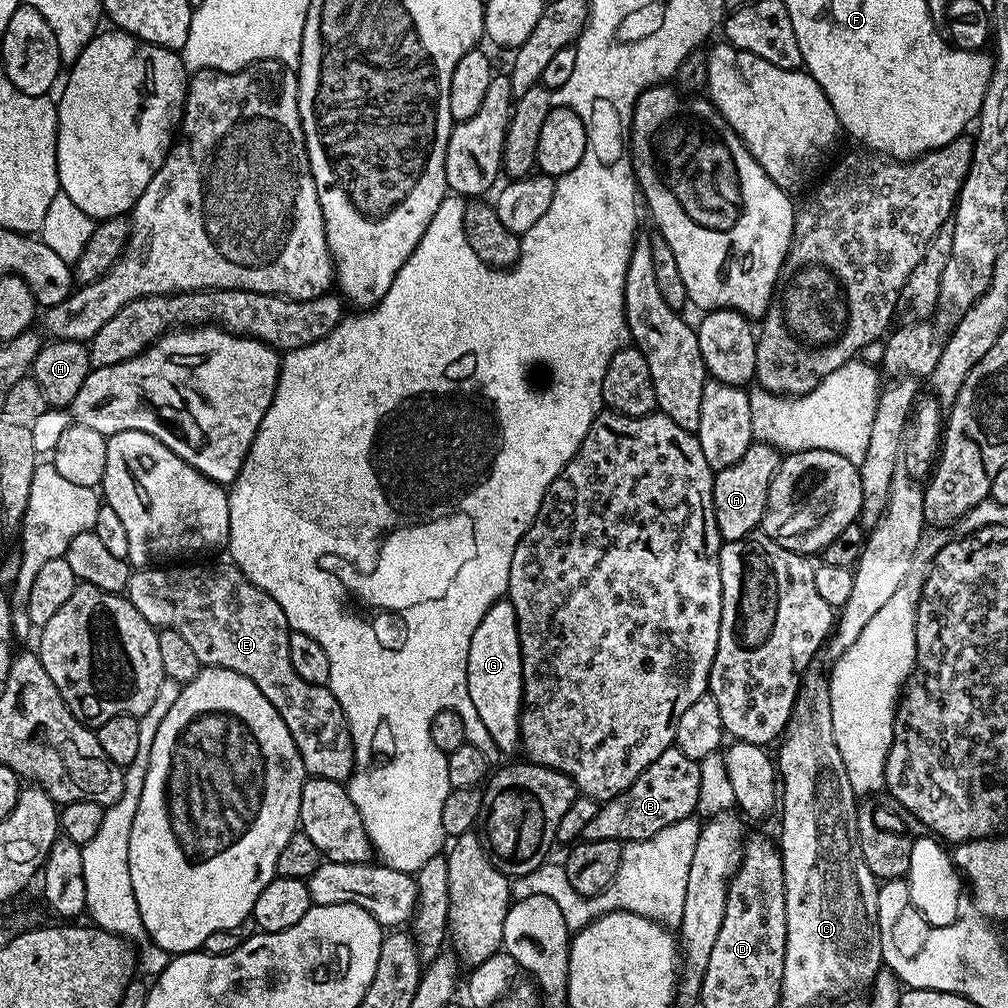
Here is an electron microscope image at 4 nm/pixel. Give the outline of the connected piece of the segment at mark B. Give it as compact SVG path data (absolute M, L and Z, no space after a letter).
M675 746L667 748L622 794L603 801L598 814L594 814L591 822L586 822L583 839L590 840L645 840L658 830L666 830L674 822L693 815L698 802L698 778L700 777L700 761L686 758L682 750Z

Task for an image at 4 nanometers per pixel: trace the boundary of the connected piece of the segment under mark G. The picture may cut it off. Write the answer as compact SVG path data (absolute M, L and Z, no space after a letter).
M497 600L486 610L482 622L478 622L478 630L474 630L474 638L470 638L468 651L468 693L470 702L474 702L474 710L478 710L478 718L490 730L490 738L498 745L501 753L517 751L520 742L520 706L524 703L524 679L522 678L522 658L520 657L520 635L516 629L516 611L511 600Z

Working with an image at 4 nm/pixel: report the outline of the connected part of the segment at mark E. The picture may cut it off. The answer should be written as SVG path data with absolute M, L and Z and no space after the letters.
M188 562L183 566L153 566L135 569L128 577L126 598L132 603L134 610L138 610L138 614L142 614L142 618L146 618L146 622L150 622L153 628L157 630L172 628L178 634L182 634L182 638L186 638L186 642L194 650L194 654L198 654L201 665L234 670L238 674L250 678L250 682L254 682L254 686L258 686L258 690L262 690L262 694L266 694L266 698L274 706L274 710L278 710L282 722L286 722L286 730L290 730L290 734L294 738L294 746L298 746L298 754L304 763L304 771L309 777L317 776L318 778L330 778L341 782L347 781L356 766L356 759L354 758L352 735L348 729L346 714L342 710L342 706L338 706L338 698L334 698L334 694L328 687L322 684L311 684L306 682L306 678L298 678L298 674L294 674L294 666L290 662L290 646L288 645L290 629L286 614L282 614L282 606L278 606L278 602L274 602L274 598L270 598L270 594L266 594L258 586L251 584L246 578L246 574L242 574L242 570L238 570L235 564L231 562L225 562L225 564L204 563L208 562Z

